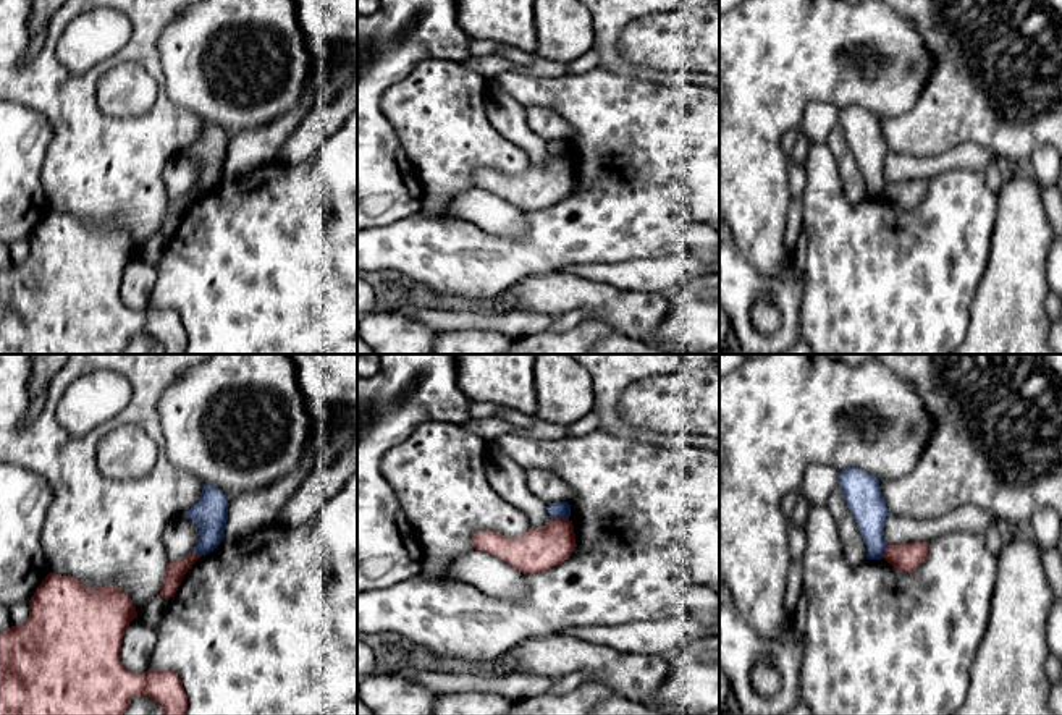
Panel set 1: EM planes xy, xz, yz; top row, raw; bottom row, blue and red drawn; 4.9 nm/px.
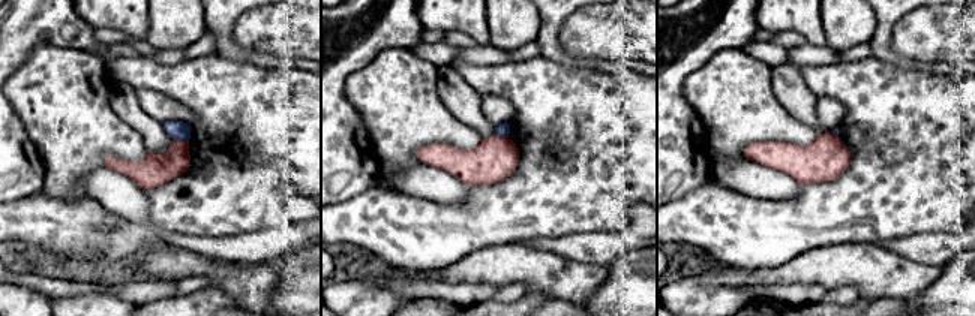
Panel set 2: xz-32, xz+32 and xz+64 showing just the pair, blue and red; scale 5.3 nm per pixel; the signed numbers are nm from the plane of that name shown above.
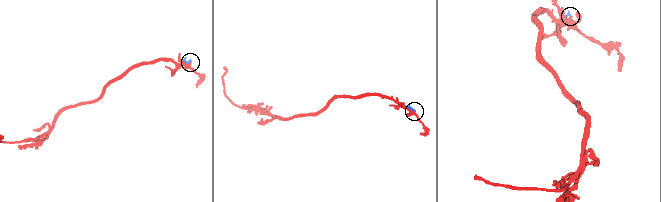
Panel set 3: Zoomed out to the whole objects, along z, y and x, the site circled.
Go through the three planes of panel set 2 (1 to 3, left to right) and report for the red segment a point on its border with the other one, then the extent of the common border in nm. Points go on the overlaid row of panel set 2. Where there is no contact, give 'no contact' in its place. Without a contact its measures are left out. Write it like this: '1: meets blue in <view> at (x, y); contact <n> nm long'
1: meets blue in xz-32 at (180, 140); contact 90 nm long
2: meets blue in xz+32 at (501, 135); contact 80 nm long
3: meets blue in xz+64 at (834, 132); contact 40 nm long

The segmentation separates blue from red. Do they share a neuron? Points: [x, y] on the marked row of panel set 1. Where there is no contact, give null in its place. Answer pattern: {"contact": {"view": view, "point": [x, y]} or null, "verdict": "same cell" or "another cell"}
{"contact": {"view": "xz", "point": [560, 516]}, "verdict": "another cell"}

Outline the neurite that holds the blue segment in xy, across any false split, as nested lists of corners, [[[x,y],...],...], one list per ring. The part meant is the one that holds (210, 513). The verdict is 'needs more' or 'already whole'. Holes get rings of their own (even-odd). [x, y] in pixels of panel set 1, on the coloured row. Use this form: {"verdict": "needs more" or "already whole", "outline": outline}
{"verdict": "already whole", "outline": [[[204,484],[199,501],[183,516],[199,526],[199,539],[191,553],[207,555],[225,539],[228,497],[217,487]]]}

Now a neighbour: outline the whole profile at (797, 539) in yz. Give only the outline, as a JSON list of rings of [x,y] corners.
[[[794,526],[789,527],[789,545],[790,545],[790,558],[802,561],[803,552],[805,552],[805,529],[803,526]]]

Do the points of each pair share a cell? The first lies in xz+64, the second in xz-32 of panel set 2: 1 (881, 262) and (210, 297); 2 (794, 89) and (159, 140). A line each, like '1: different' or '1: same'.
1: different
2: same

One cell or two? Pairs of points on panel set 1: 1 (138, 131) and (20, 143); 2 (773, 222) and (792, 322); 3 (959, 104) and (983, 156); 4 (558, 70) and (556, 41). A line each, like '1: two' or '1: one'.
1: two
2: two
3: two
4: two

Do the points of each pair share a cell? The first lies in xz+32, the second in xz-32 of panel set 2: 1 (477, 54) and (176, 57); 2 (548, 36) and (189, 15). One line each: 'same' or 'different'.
1: same
2: different

